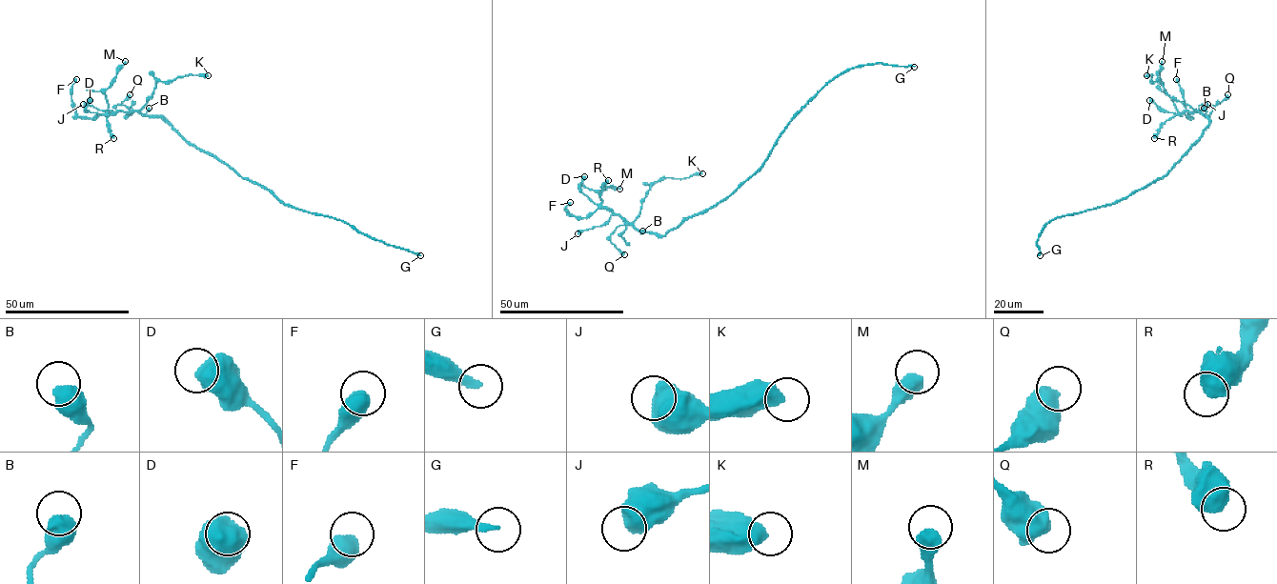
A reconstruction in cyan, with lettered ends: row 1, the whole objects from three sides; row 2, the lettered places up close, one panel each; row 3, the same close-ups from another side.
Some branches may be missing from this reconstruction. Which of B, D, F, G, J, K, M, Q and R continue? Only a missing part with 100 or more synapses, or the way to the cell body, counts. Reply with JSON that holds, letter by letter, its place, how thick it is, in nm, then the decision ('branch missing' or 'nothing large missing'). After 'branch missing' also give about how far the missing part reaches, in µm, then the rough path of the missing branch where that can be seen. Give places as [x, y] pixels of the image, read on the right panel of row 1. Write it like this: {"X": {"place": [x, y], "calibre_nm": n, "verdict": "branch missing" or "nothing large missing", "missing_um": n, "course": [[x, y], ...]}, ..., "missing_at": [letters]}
{"B": {"place": [1204, 108], "calibre_nm": 650, "verdict": "nothing large missing"}, "D": {"place": [1149, 100], "calibre_nm": 700, "verdict": "nothing large missing"}, "F": {"place": [1176, 79], "calibre_nm": 550, "verdict": "nothing large missing"}, "G": {"place": [1040, 255], "calibre_nm": 280, "verdict": "branch missing", "missing_um": 200}, "J": {"place": [1207, 104], "calibre_nm": 750, "verdict": "nothing large missing"}, "K": {"place": [1146, 75], "calibre_nm": 550, "verdict": "nothing large missing"}, "M": {"place": [1162, 61], "calibre_nm": 550, "verdict": "nothing large missing"}, "Q": {"place": [1227, 94], "calibre_nm": 550, "verdict": "nothing large missing"}, "R": {"place": [1154, 138], "calibre_nm": 700, "verdict": "nothing large missing"}, "missing_at": ["G"]}

